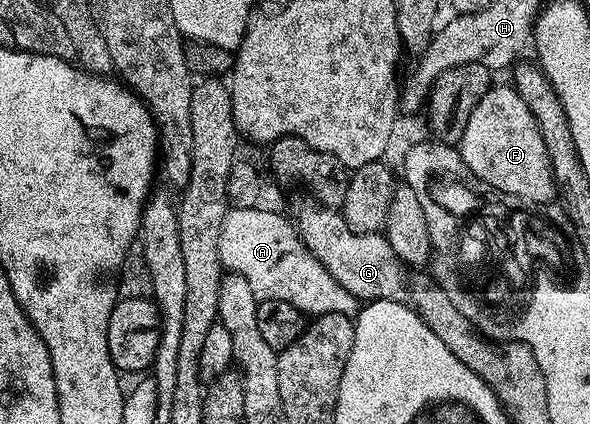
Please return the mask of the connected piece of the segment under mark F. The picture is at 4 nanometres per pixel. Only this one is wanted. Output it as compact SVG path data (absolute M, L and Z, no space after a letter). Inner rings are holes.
M490 85L479 104L475 104L471 120L467 120L459 149L469 171L491 188L502 190L526 204L554 201L557 185L553 182L547 144L543 144L543 136L539 136L531 108L523 104L523 96L519 96L512 85Z

